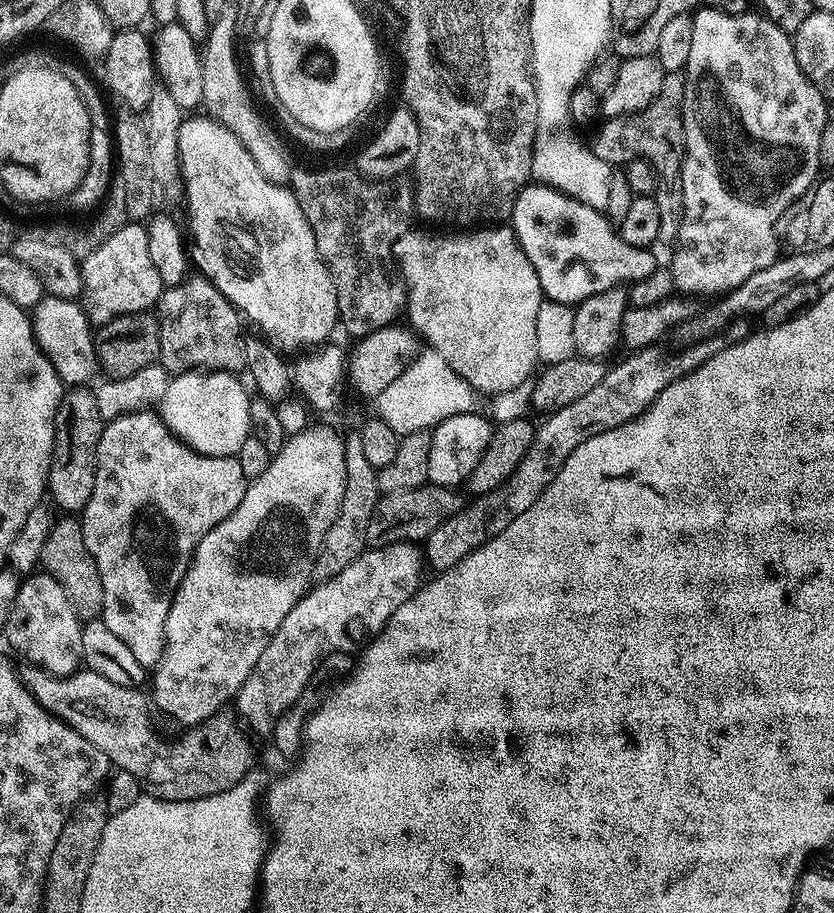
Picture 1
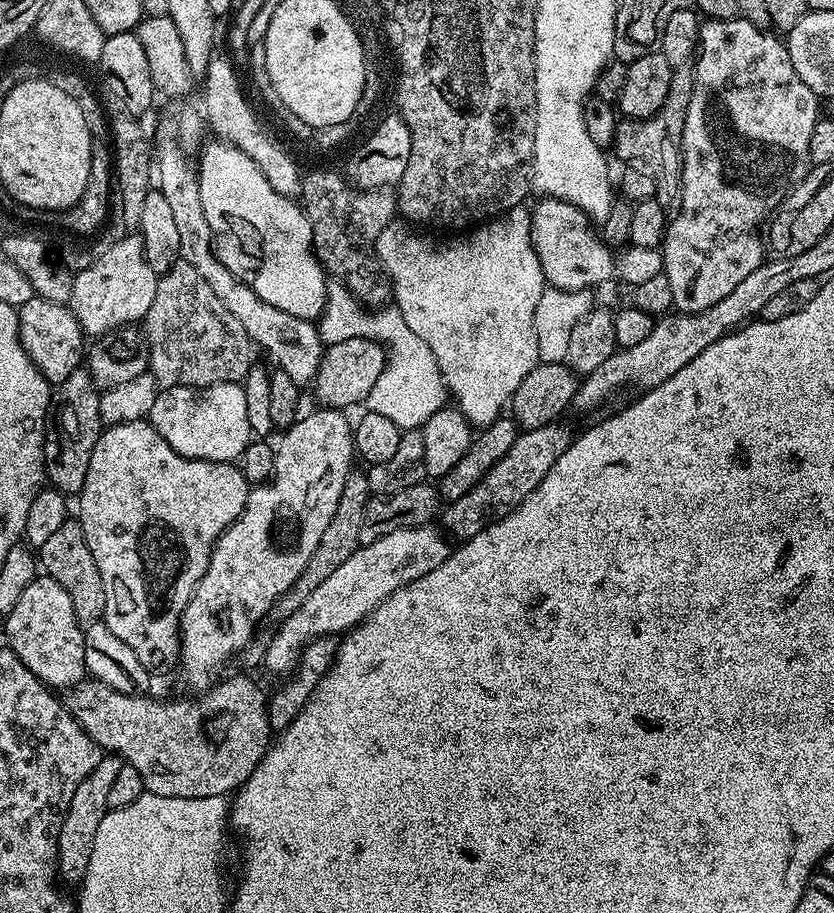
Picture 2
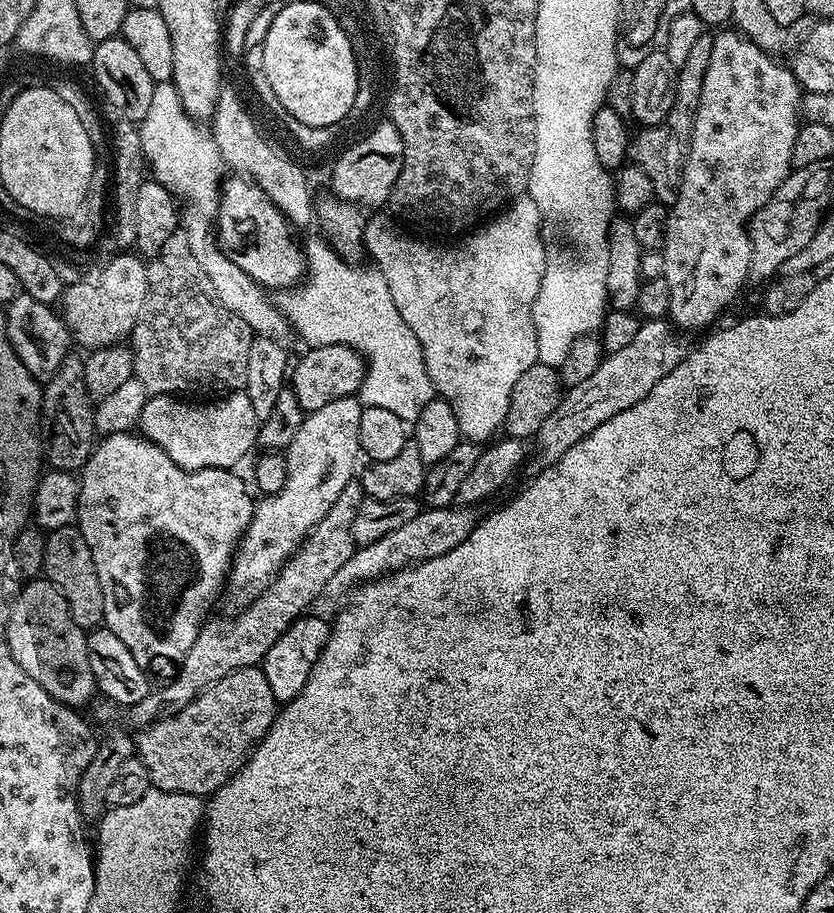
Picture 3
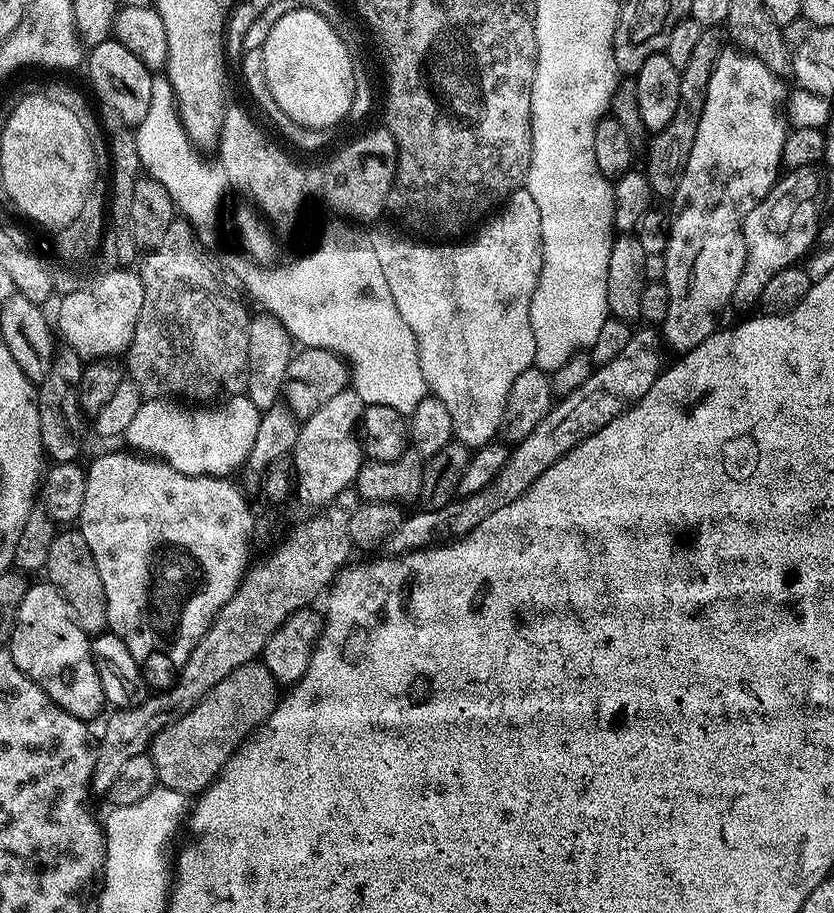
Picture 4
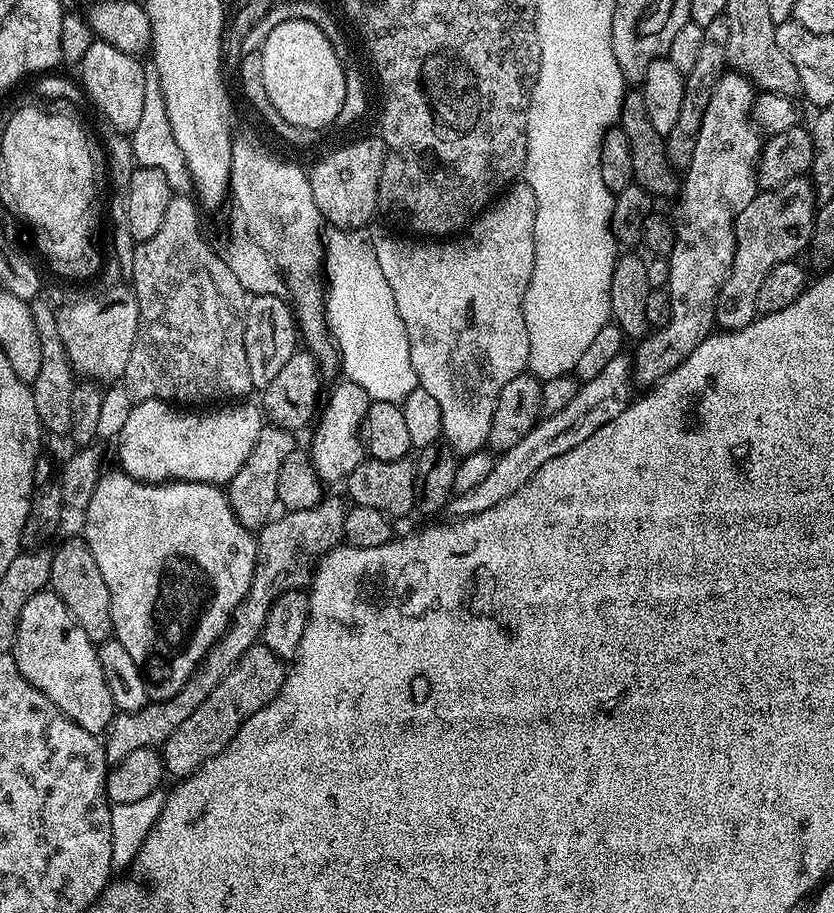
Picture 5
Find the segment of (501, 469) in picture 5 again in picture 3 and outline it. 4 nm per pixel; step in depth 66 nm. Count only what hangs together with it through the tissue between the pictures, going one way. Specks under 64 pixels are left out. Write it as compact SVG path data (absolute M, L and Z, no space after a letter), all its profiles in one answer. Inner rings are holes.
M667 319L644 320L638 334L634 334L628 345L622 350L607 353L600 361L598 370L594 370L586 382L563 393L554 414L550 414L550 418L546 418L546 422L542 422L536 431L536 460L527 461L529 473L549 468L558 462L558 458L562 458L562 454L566 454L566 450L570 450L570 446L582 442L586 434L598 430L602 422L610 422L614 414L622 414L622 410L630 410L630 406L642 402L642 398L646 398L646 394L650 394L650 390L654 390L654 386L658 386L658 382L662 382L662 378L666 378L666 374L670 374L670 370L674 370L674 366L681 364L688 355L690 348L684 345L683 338ZM453 506L450 508L428 508L421 510L414 518L407 520L398 530L378 538L378 542L357 547L351 558L330 578L327 591L344 592L355 589L361 582L375 580L389 570L409 567L413 562L429 560L435 556L454 550L475 530L478 523L477 509L472 506Z

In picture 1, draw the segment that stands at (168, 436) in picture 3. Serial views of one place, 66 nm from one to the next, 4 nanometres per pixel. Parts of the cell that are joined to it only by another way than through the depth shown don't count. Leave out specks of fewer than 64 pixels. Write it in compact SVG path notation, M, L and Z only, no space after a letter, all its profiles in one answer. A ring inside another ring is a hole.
M182 372L173 375L158 405L160 421L186 446L207 456L236 456L251 433L252 400L239 375L231 372Z

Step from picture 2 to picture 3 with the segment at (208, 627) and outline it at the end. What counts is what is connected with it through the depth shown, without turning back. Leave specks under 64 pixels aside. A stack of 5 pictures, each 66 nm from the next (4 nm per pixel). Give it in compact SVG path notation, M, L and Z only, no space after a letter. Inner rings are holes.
M343 396L334 402L326 402L322 410L314 410L305 415L302 426L298 426L298 434L294 434L294 442L286 450L286 486L277 496L264 496L254 504L252 520L236 549L232 561L230 584L236 588L256 588L265 585L285 562L300 549L301 544L311 534L312 527L338 502L338 494L346 490L346 486L357 475L356 459L361 459L360 448L360 413L362 405L356 396Z

